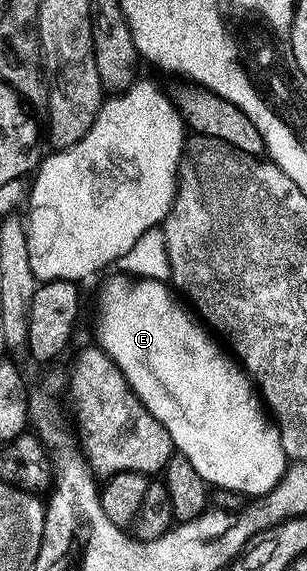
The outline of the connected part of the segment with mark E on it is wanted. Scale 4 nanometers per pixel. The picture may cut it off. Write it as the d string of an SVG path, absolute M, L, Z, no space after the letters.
M123 273L115 274L116 275L110 276L109 279L101 285L100 292L96 295L97 340L95 339L95 342L98 344L100 350L104 351L109 358L118 365L118 369L124 374L126 381L132 387L132 391L142 401L142 405L146 405L146 409L162 424L166 429L166 433L170 433L173 448L175 448L179 454L189 459L190 464L194 465L194 469L198 471L204 479L204 482L211 485L213 488L237 491L238 494L242 494L245 497L259 497L266 494L270 489L274 489L274 485L278 485L278 481L283 477L285 469L288 468L290 460L282 449L280 429L270 418L269 412L266 410L257 388L254 386L251 378L246 374L244 368L240 366L239 362L237 362L231 354L225 353L225 355L223 355L223 353L220 352L219 345L215 343L217 340L213 338L195 318L192 320L191 317L188 316L189 308L185 306L183 302L180 304L179 301L175 299L177 296L170 290L167 282L158 279L137 279Z

